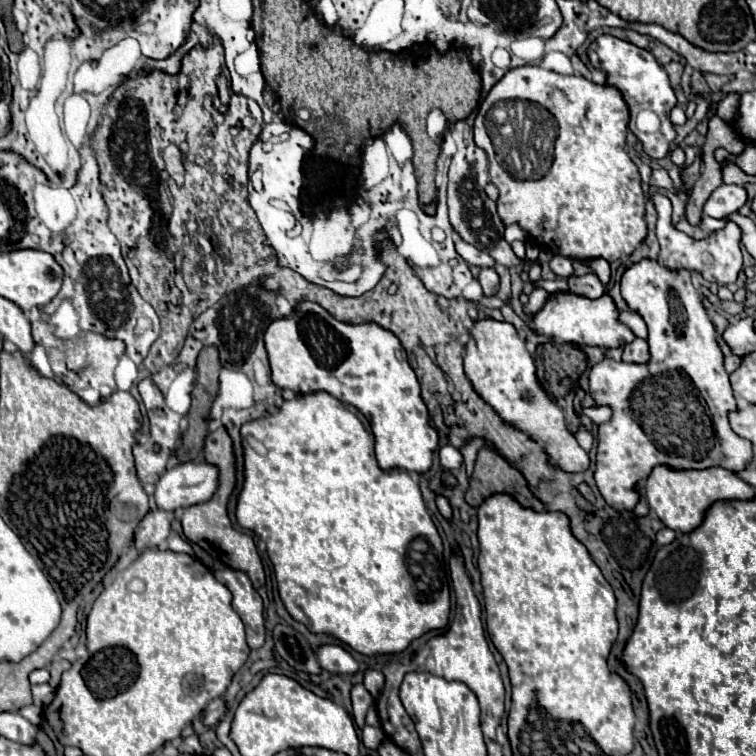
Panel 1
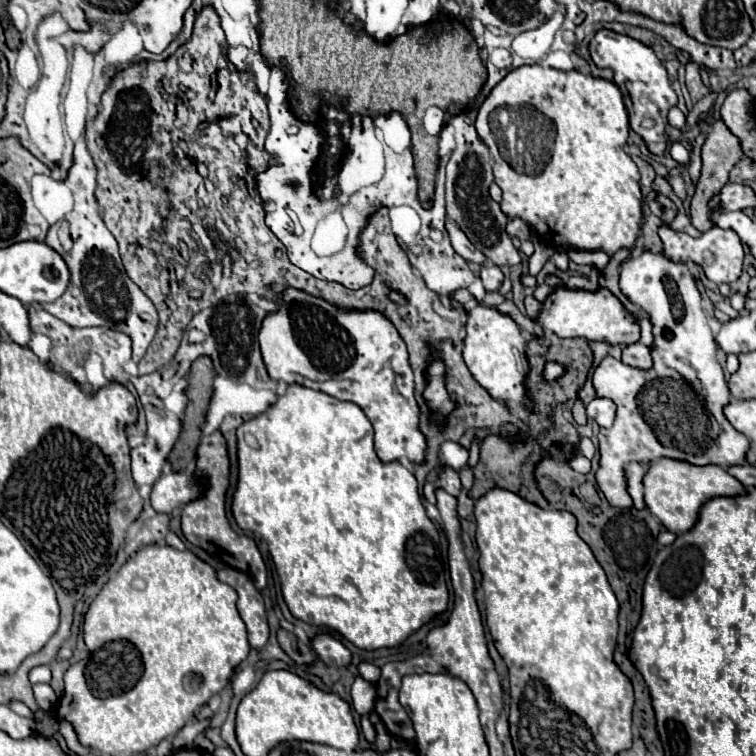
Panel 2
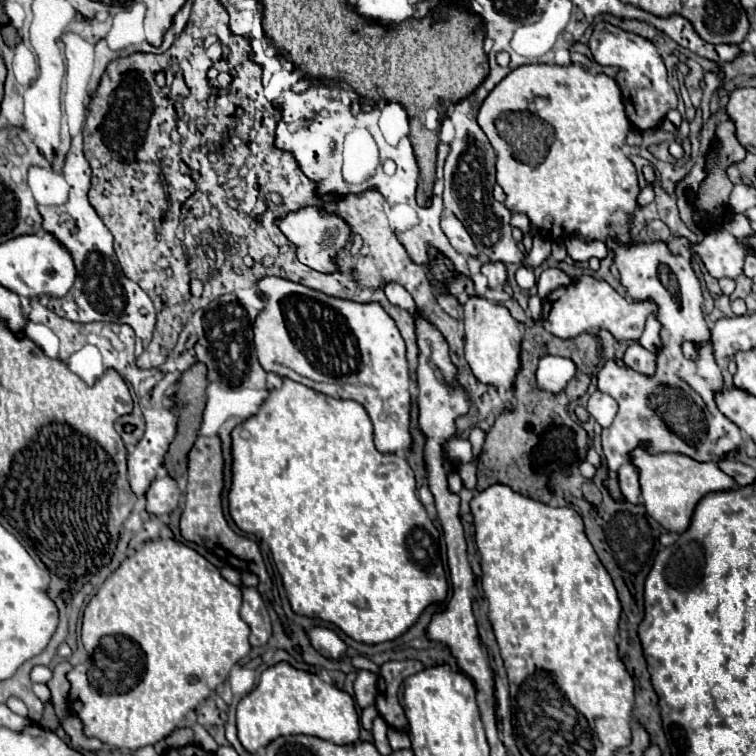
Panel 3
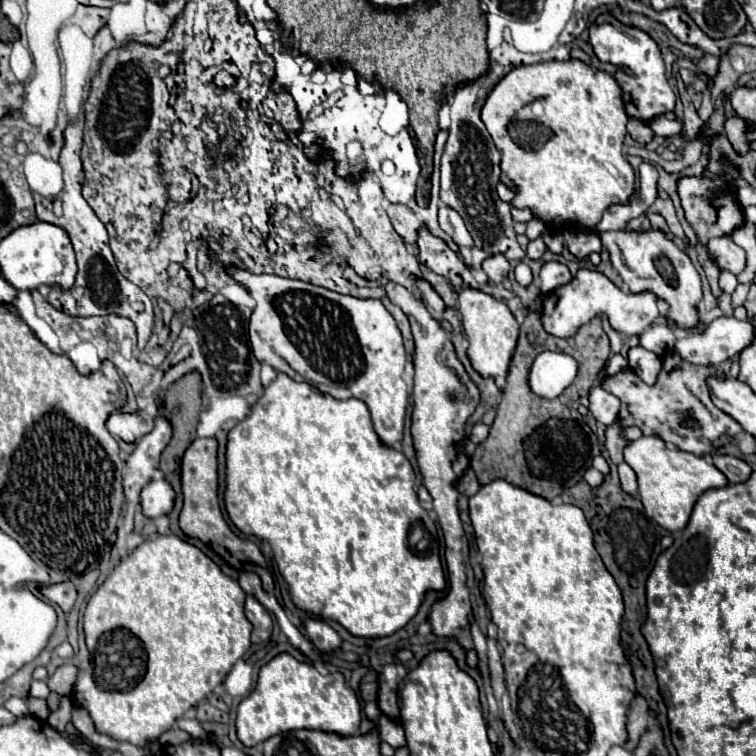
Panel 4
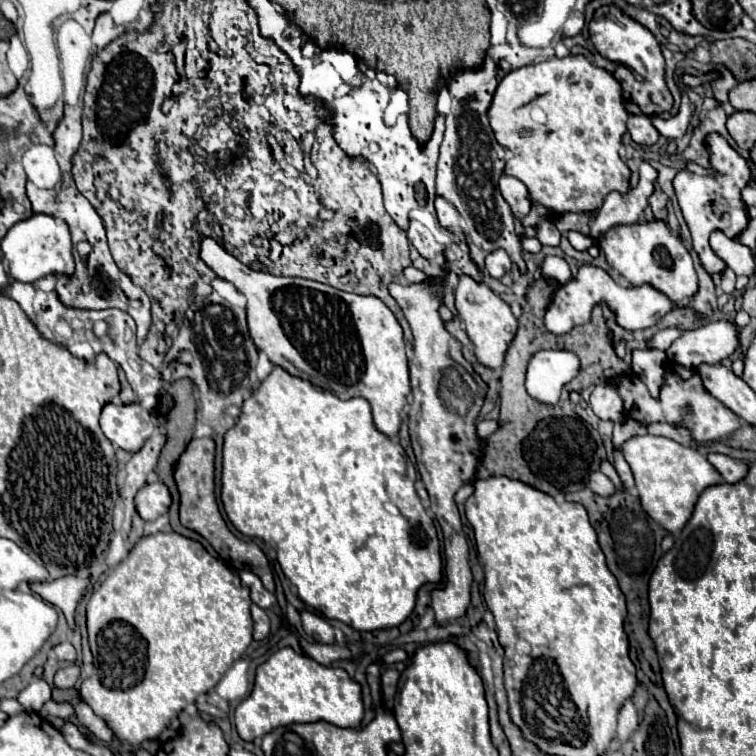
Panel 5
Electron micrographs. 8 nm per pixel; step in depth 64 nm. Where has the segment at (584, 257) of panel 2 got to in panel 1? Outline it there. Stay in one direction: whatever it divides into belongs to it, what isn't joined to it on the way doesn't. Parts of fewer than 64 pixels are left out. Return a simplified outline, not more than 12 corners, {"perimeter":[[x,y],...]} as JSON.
{"perimeter":[[586,260],[604,286],[610,284],[610,264],[606,260]]}

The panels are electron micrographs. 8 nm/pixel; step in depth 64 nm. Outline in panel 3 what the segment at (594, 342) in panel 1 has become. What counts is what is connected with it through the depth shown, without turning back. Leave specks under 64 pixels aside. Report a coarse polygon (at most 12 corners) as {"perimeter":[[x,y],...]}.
{"perimeter":[[592,276],[544,298],[558,338],[608,330],[638,342],[650,302],[628,302]]}

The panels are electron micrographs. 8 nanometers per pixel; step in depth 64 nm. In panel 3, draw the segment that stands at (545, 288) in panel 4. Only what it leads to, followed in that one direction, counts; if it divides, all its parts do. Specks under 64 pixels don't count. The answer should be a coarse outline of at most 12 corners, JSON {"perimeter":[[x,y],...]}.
{"perimeter":[[548,268],[538,280],[538,296],[568,286],[570,278],[560,268]]}

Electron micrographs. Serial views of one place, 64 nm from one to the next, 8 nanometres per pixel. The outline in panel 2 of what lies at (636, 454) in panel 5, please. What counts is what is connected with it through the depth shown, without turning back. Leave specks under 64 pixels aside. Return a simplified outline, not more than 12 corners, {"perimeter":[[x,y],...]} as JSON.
{"perimeter":[[656,460],[644,500],[674,534],[704,502],[746,494],[720,466]]}

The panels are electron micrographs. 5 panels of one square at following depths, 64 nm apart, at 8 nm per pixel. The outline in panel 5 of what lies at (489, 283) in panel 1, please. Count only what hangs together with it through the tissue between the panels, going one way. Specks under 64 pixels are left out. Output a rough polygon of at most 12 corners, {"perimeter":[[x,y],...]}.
{"perimeter":[[498,250],[486,256],[486,270],[500,280],[510,272],[506,252]]}

